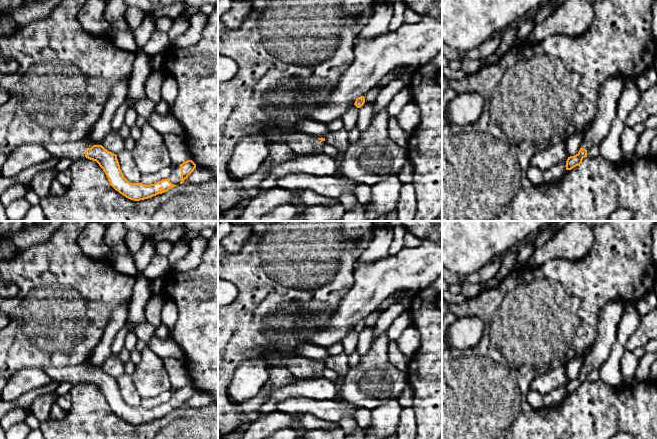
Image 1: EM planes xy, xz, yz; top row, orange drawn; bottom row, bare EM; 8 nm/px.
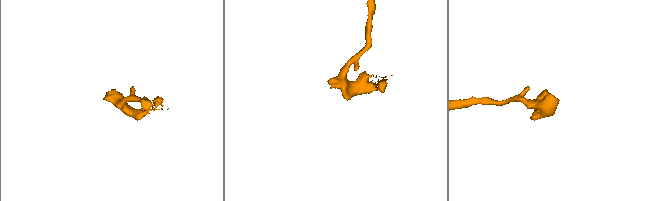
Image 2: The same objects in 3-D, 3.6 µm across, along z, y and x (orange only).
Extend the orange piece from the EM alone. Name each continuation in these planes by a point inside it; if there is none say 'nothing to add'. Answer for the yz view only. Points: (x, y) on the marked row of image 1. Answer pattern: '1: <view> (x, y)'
1: yz (609, 93)

